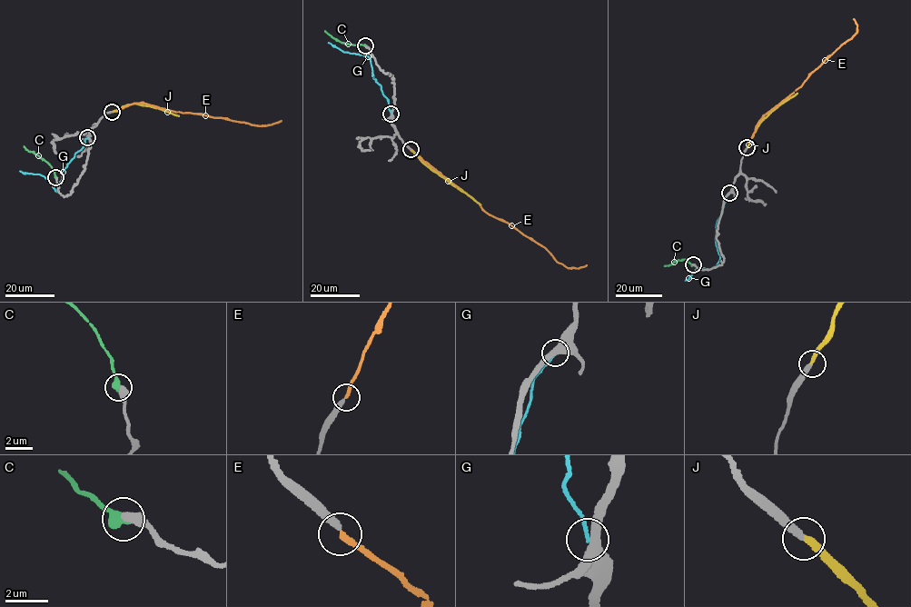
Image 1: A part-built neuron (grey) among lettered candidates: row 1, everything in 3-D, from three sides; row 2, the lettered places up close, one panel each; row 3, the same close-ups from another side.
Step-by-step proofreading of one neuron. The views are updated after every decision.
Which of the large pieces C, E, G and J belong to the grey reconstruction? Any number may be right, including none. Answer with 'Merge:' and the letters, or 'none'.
Merge: J

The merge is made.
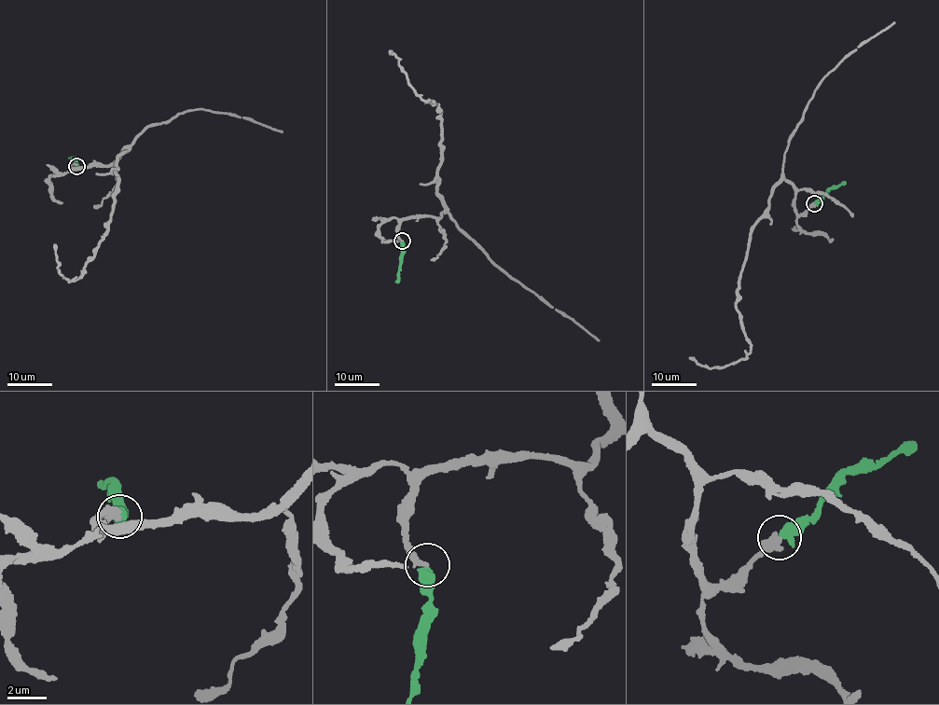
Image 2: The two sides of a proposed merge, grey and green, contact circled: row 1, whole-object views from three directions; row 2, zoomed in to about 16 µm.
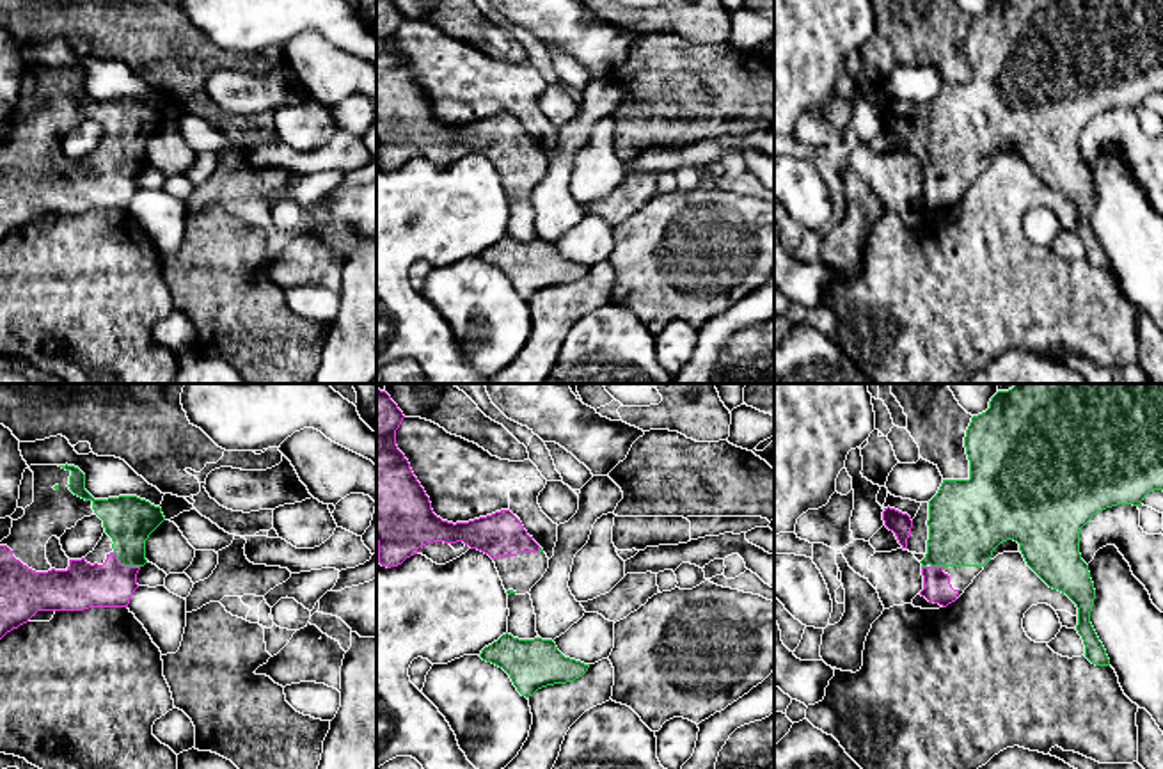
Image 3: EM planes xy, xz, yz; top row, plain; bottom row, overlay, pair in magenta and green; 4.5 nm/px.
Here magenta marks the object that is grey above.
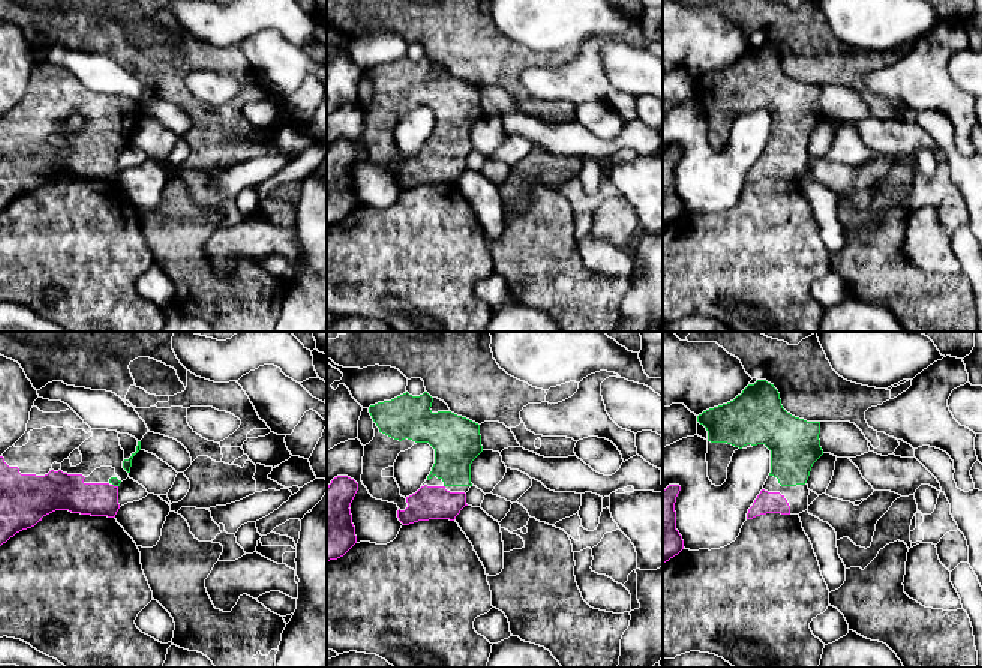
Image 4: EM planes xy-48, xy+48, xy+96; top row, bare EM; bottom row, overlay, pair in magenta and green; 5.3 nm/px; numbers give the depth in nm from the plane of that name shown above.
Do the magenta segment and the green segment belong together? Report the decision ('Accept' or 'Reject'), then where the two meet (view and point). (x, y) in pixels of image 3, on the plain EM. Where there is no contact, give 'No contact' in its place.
Accept. Touches magenta at xy (123, 167)

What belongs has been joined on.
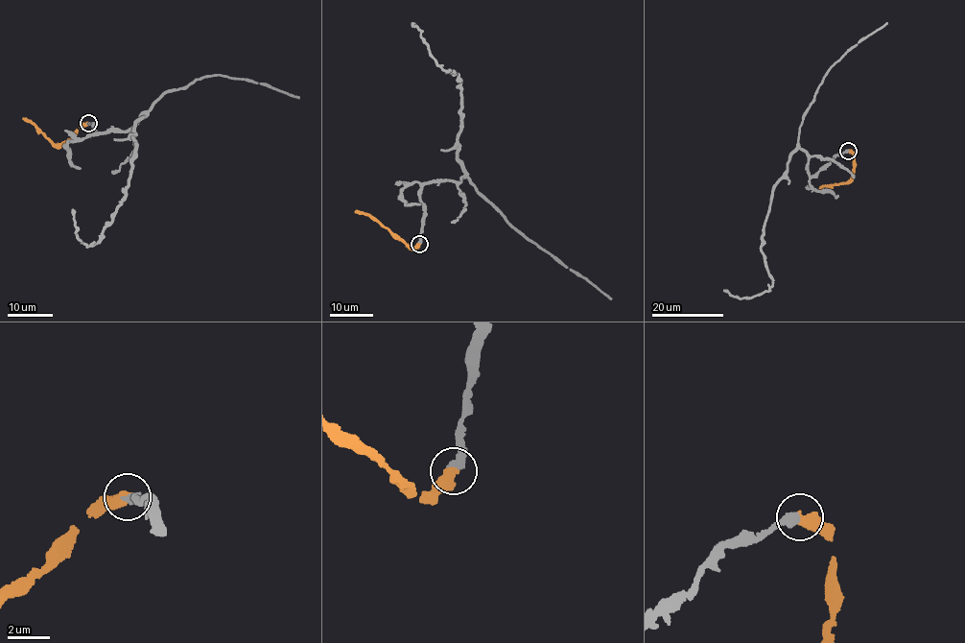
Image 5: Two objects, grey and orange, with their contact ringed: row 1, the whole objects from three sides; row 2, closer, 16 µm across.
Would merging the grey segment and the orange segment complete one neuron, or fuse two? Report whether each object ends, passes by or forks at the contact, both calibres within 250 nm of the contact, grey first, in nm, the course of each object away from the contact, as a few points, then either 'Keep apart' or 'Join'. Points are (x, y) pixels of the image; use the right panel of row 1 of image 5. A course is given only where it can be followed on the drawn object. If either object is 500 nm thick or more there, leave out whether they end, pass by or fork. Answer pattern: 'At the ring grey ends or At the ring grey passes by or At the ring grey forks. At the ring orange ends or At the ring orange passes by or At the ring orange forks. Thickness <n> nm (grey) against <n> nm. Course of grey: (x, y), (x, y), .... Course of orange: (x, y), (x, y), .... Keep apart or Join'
Thickness 420 nm (grey) against 550 nm. Course of grey: (848, 151), (812, 176), (797, 149), (765, 222), (761, 250), (771, 285), (741, 298), (723, 290). Course of orange: (848, 151), (854, 154), (853, 174), (848, 181), (819, 188). Join

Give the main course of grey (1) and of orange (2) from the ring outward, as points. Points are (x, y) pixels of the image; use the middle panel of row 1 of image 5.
1: (418, 244), (423, 186), (456, 182), (464, 172), (458, 156), (461, 83), (436, 61), (411, 23)
2: (418, 244), (412, 250), (373, 218), (355, 211)

